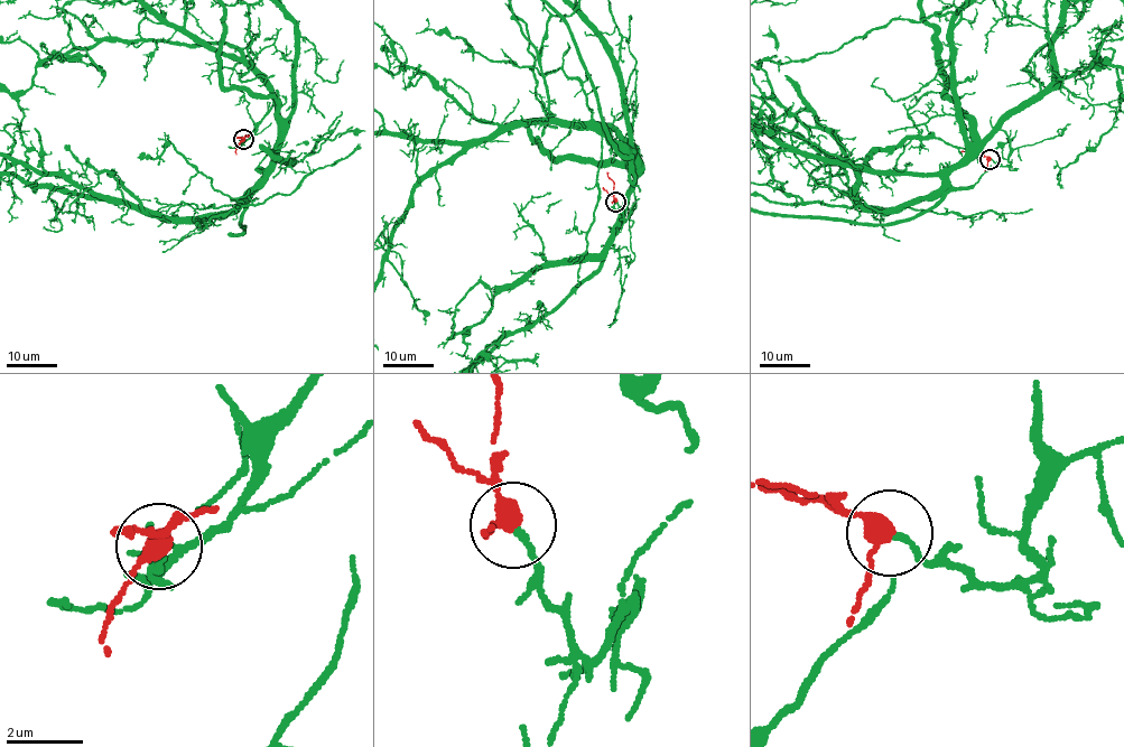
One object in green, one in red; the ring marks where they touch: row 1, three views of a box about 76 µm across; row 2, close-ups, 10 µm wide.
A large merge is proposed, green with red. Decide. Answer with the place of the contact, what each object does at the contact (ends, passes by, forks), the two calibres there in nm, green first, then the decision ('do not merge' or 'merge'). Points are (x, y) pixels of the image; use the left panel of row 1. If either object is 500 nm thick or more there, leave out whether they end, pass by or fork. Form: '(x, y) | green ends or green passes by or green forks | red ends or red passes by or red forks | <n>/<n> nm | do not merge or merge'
(243, 139) | green ends | red passes by | 170/360 nm | merge

